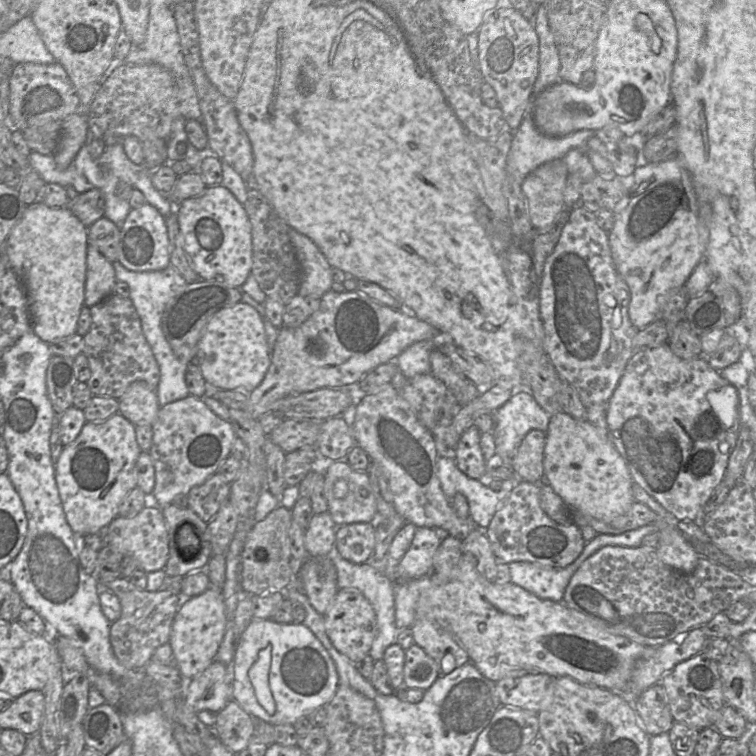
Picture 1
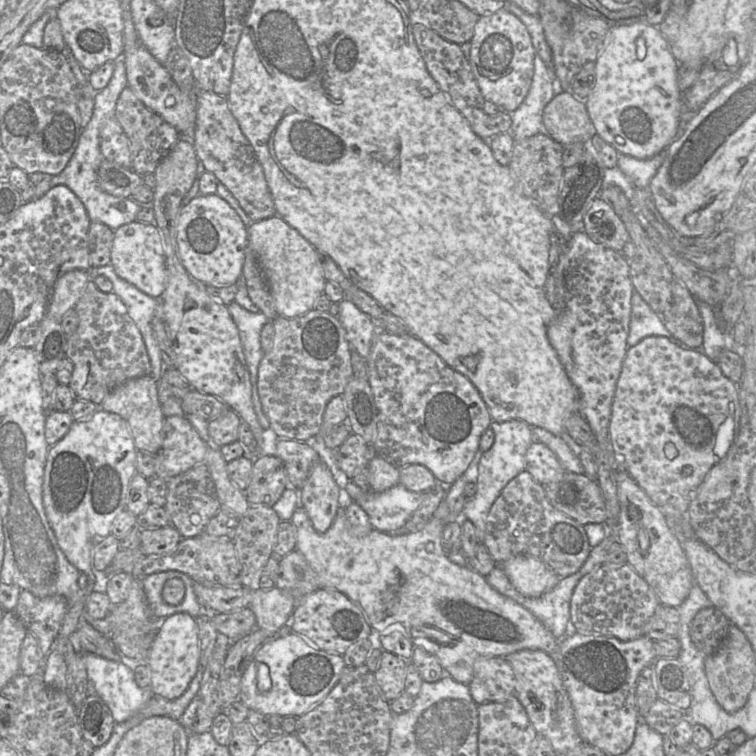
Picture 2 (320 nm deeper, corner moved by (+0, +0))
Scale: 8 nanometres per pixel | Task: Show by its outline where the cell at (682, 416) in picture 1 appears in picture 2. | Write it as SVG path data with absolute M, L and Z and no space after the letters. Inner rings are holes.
M649 336L635 346L628 347L613 398L609 435L618 462L644 490L652 503L656 506L671 505L680 512L687 513L692 498L708 472L727 455L728 450L736 440L740 428L740 417L741 408L737 384L722 373L716 362L709 359L701 350L681 348L665 337Z

